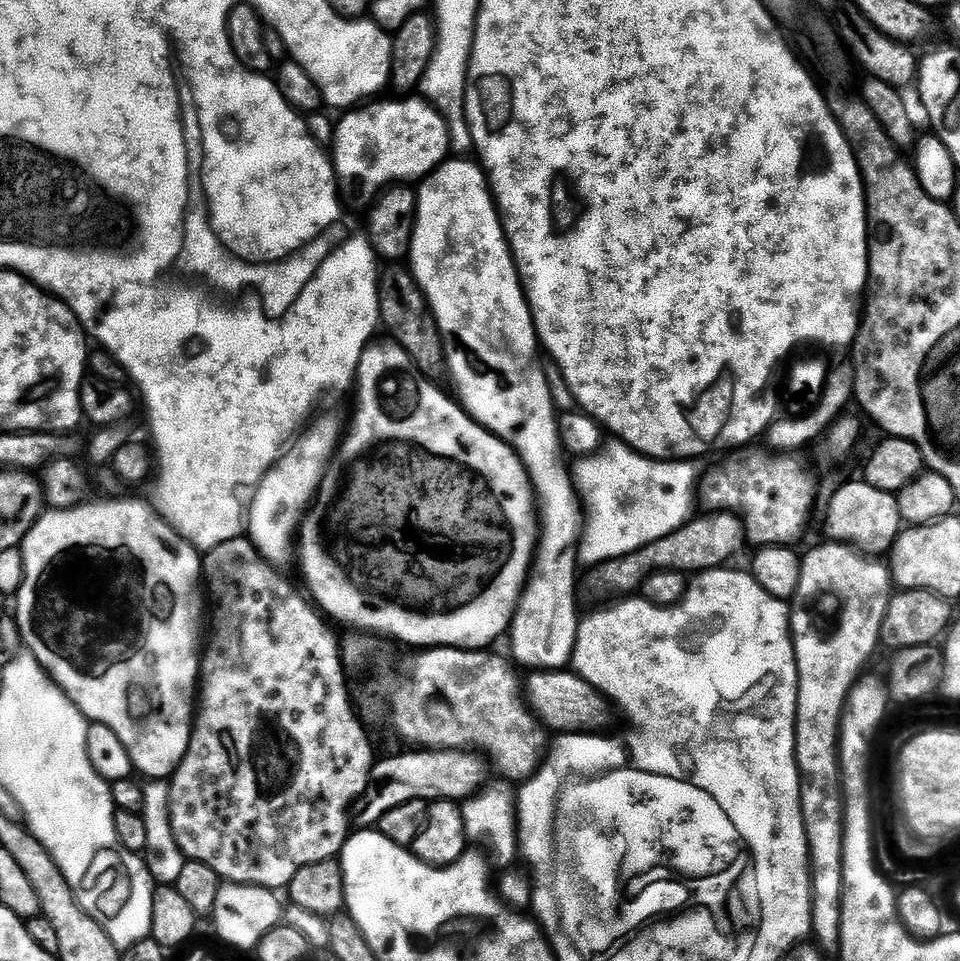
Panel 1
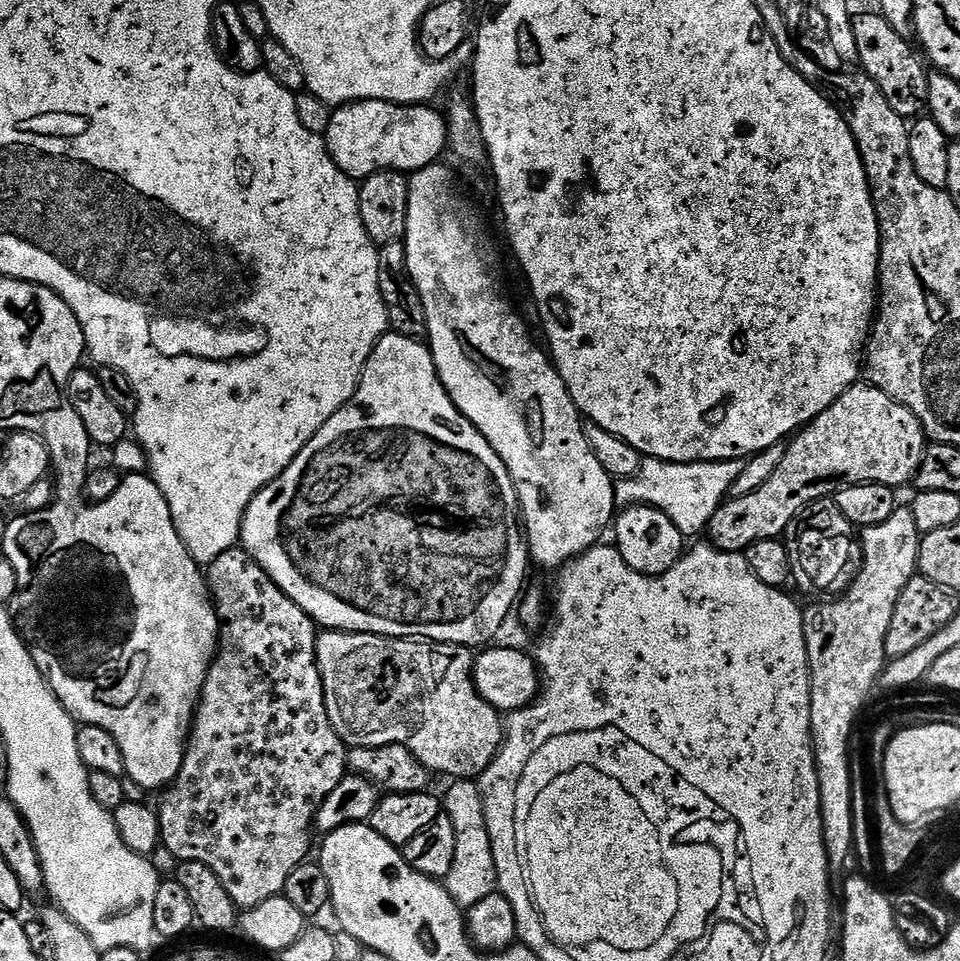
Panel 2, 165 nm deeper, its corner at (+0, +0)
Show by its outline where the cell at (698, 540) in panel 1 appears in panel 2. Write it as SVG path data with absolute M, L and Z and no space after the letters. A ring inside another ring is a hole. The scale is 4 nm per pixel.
M870 382L851 384L830 407L818 414L818 418L814 418L811 424L803 425L795 433L794 439L784 449L782 462L778 462L778 470L774 470L774 474L770 474L770 478L762 482L758 490L745 496L725 499L714 518L710 518L706 529L707 539L719 552L744 554L750 546L754 546L754 542L783 537L793 527L800 511L811 506L815 500L831 497L851 484L884 484L893 490L899 489L899 484L911 485L924 461L925 447L922 422L914 418L909 408L894 402L890 394Z

